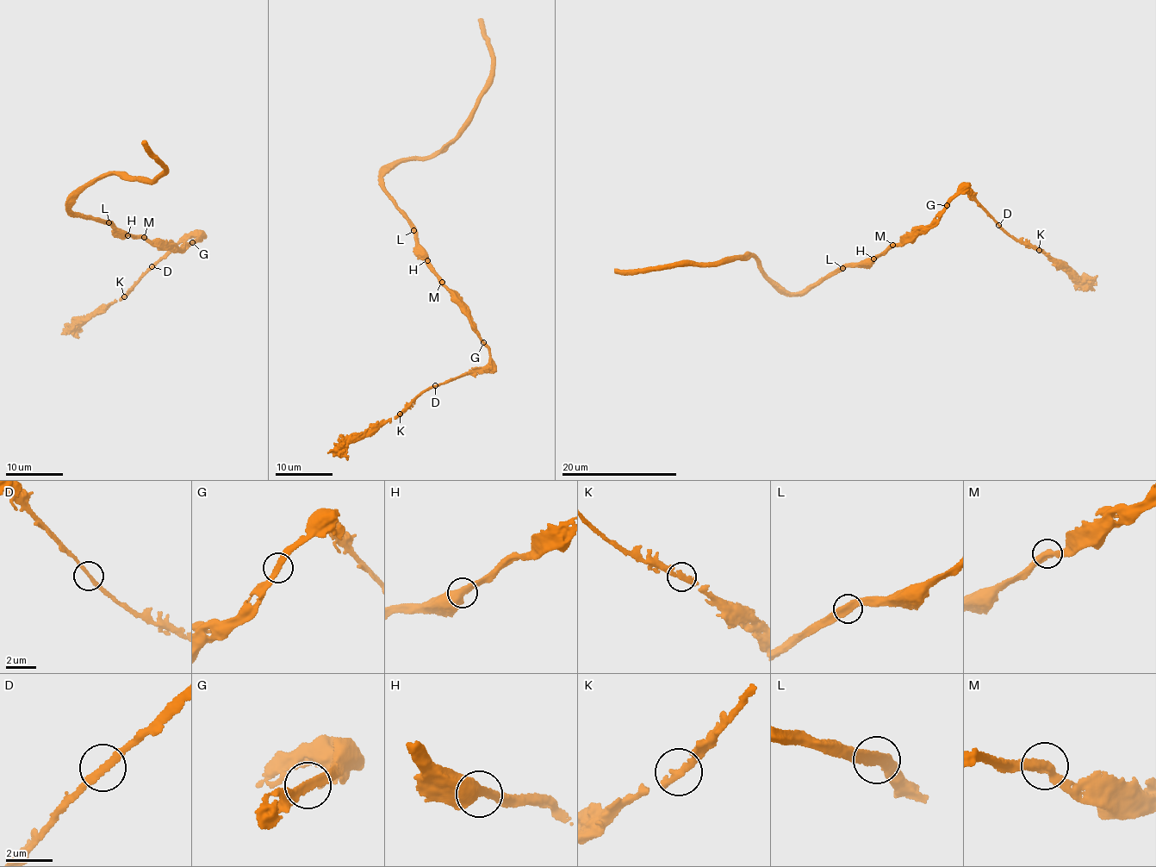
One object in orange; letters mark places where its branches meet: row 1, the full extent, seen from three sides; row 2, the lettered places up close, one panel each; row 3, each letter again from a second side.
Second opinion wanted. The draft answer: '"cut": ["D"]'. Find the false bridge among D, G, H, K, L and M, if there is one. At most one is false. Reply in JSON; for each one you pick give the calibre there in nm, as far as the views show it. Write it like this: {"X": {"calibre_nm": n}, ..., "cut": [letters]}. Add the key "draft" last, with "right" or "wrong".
{"cut": [], "draft": "wrong"}

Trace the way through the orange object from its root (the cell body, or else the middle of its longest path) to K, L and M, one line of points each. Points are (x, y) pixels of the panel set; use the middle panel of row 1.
K: (423, 258), (468, 316), (471, 327), (487, 347), (490, 359), (482, 369), (469, 371), (434, 385), (399, 414)
L: (423, 258), (414, 230)
M: (423, 258), (431, 271), (441, 282)

